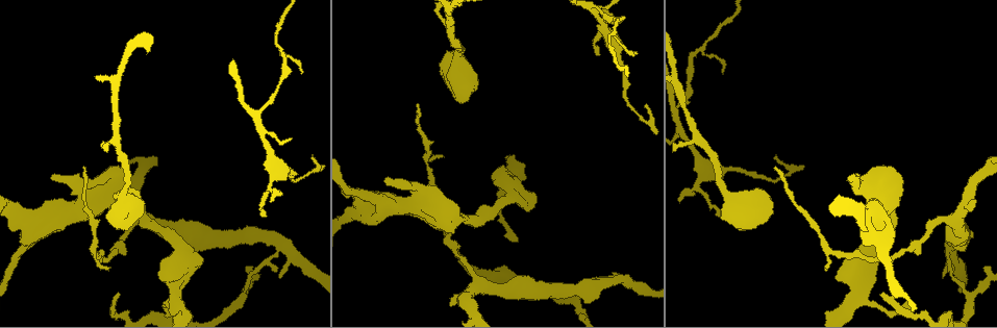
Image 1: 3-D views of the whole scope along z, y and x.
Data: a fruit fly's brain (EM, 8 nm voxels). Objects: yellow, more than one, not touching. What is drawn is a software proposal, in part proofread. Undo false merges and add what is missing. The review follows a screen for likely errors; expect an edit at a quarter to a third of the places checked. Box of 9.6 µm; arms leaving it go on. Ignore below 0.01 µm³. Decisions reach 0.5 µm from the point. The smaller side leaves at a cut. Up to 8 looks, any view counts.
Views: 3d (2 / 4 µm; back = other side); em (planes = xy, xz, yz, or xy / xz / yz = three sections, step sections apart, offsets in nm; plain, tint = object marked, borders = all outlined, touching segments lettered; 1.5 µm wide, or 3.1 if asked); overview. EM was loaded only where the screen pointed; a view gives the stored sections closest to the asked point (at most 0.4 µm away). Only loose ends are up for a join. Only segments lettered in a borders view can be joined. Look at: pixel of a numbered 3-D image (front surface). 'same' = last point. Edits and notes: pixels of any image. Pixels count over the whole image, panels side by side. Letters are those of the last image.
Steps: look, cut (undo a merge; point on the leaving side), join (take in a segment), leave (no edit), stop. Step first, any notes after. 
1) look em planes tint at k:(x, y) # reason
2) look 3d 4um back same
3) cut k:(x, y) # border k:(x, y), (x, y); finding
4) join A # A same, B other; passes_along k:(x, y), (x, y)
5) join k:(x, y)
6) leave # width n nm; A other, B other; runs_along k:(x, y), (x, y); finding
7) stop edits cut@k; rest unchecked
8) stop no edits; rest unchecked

look em xy step 4 tint at 1:(518, 241) # tapers out

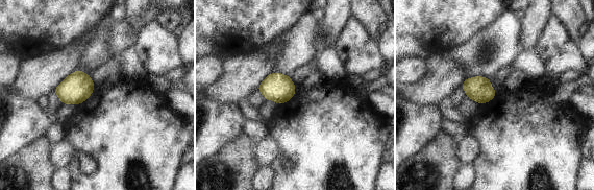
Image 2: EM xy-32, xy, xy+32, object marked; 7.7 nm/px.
look em planes borders same

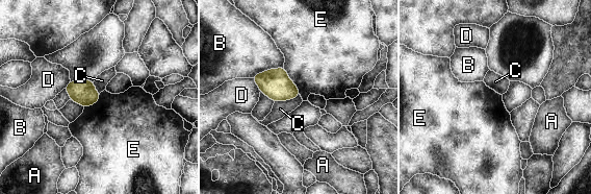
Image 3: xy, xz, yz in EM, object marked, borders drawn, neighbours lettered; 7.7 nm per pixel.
leave # A other, B other, C other, D other, E other; border 3:(284, 67), (300, 94); none of them fits

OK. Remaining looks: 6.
look em xy step 8 tint at 1:(118, 293)

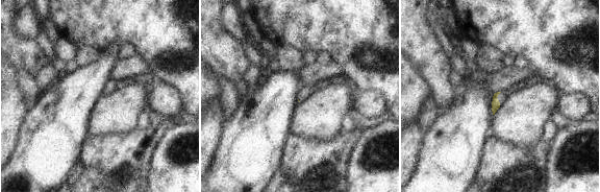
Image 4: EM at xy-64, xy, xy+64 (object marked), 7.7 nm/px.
look em planes borders same # cut it another way

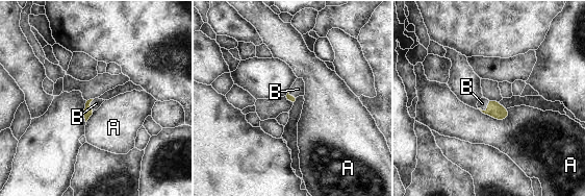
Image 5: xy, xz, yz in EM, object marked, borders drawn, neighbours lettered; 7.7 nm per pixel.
join B # A other, B same; passes_along 5:(496, 111), (488, 106), (482, 103); it goes on there

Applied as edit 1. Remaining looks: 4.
look em planes tint at 1:(245, 296) # three arms meet

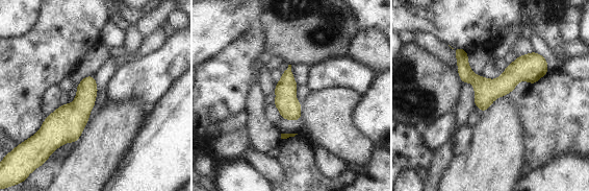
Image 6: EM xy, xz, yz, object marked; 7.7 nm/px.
look em planes borders same # see the neighbours

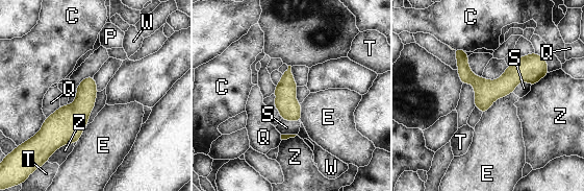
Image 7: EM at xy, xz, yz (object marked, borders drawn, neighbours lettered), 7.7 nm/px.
leave # C other, E other, P other, Q other, S other, T other, W other, Z other; runs_along 7:(457, 52), (481, 86), (543, 63); one cell here

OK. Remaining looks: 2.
stop edits join@5; rest unchecked

